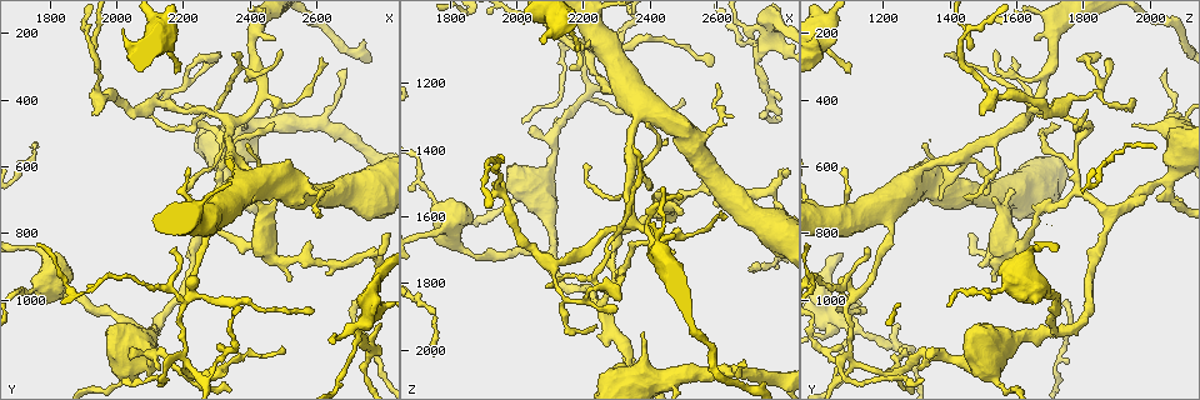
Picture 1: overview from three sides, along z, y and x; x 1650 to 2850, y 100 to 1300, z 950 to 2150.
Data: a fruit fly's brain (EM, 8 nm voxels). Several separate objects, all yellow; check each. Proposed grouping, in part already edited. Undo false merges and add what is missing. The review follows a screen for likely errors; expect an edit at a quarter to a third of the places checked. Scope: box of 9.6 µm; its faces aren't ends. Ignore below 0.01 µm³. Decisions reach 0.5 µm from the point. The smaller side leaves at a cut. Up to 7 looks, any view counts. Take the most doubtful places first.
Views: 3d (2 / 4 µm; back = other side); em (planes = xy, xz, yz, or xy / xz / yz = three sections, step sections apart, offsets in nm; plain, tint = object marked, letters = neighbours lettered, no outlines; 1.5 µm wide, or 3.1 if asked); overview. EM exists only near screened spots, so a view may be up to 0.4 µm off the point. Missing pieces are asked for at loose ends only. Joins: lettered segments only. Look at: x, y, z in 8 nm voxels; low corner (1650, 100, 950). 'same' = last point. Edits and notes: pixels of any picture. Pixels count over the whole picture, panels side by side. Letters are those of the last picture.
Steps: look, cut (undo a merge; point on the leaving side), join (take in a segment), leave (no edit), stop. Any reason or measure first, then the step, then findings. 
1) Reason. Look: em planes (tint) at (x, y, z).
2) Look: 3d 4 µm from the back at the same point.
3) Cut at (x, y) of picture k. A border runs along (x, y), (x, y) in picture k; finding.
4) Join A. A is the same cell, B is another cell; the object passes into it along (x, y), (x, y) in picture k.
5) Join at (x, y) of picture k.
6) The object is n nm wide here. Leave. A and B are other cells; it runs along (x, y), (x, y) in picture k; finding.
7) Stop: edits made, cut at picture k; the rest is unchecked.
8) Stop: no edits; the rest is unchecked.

An open end. Look: 3d 2 µm from the back at (2170, 320, 1100).

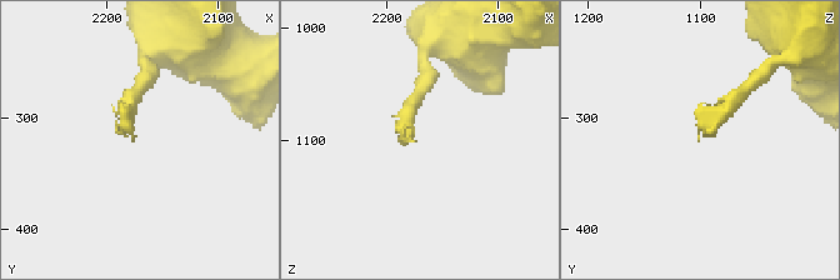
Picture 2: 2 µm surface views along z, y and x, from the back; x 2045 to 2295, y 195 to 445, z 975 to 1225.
Need the tissue. Look: em planes (letters) at (2176, 320, 1102).

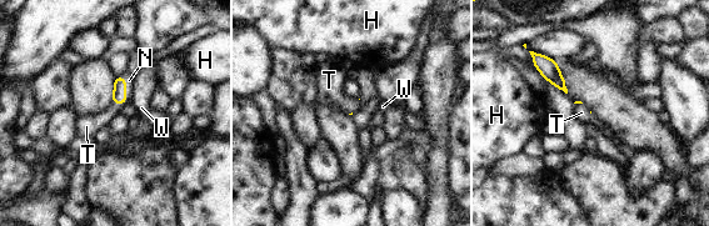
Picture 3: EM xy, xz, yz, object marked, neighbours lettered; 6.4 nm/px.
Join N, T. N and T are the same cell, H and W are other cells; the neuron continues.

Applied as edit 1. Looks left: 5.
Arms part here. Look: em planes (tint) at (2760, 860, 1520).

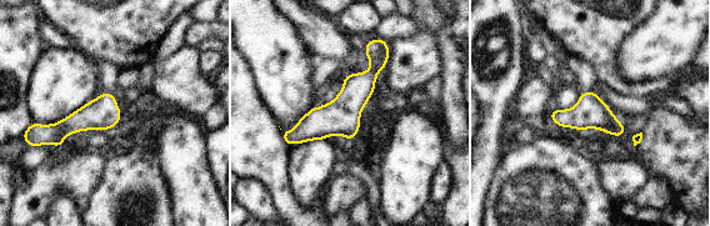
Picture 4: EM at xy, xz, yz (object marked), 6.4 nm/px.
Look: em planes (letters) at the same point.

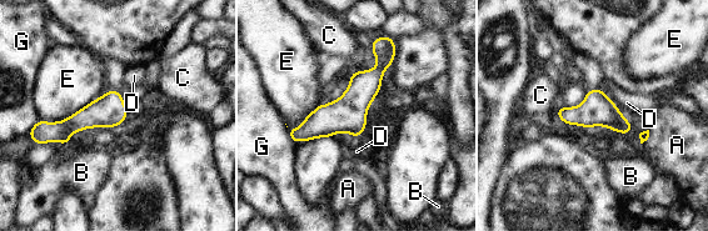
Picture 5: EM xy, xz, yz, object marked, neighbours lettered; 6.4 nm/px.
The longest contact is with E, 380 nm. Leave. A, B, C, D, E and G are other cells; a border runs along (91, 101), (59, 121), (38, 120) in picture 5; all the same neuron.

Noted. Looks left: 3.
Tapers out. Look: em planes (letters) at (2600, 750, 1200).

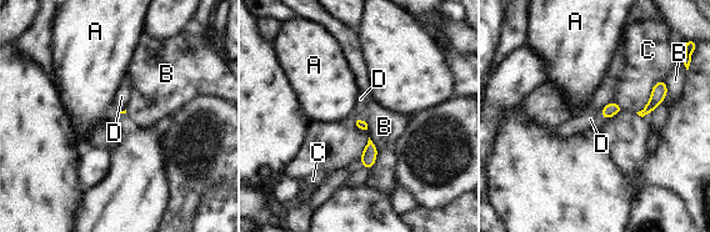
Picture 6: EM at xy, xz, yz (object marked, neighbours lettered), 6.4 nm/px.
Leave. A, B, C and D are other cells; a border runs along (613, 100), (600, 111), (605, 120) in picture 6; no lettered segment goes on from it.

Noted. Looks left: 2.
Stop: edits made, join at picture 3; the rest is unchecked.

